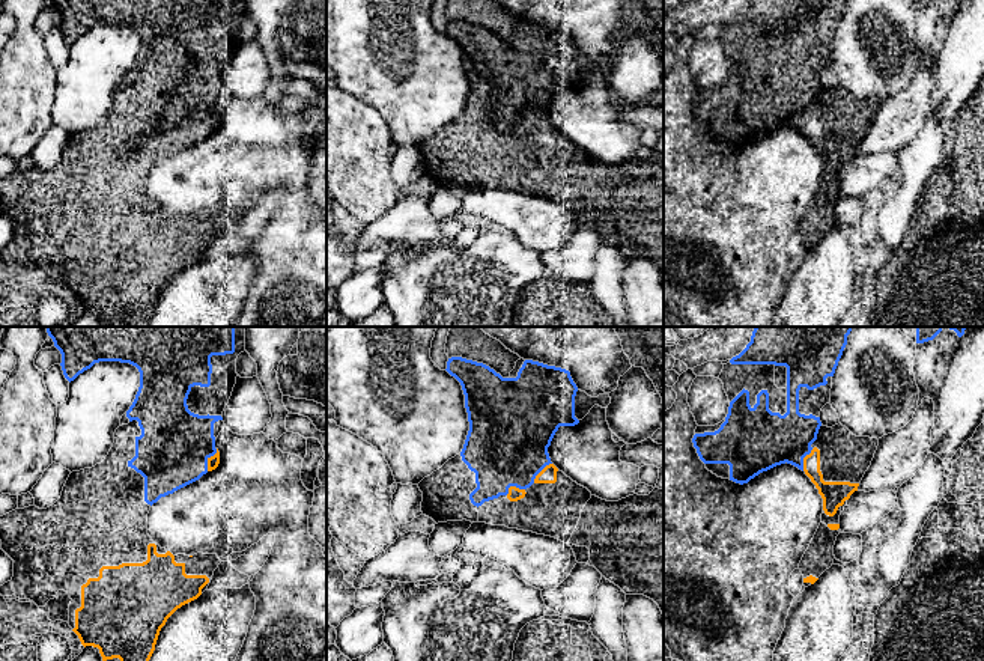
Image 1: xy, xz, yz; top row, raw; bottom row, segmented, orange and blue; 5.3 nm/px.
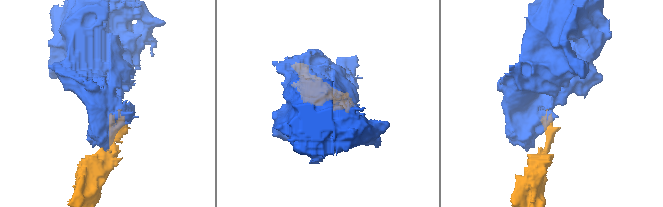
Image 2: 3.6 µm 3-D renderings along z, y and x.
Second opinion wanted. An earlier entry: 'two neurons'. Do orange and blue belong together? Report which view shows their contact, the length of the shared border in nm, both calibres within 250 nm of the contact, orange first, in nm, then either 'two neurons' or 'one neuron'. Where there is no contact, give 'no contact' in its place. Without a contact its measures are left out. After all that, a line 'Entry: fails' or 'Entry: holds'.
meets orange in xy; contact 130 nm long; 60 nm thick on the orange side, 380 nm on the other; one neuron
Entry: fails

